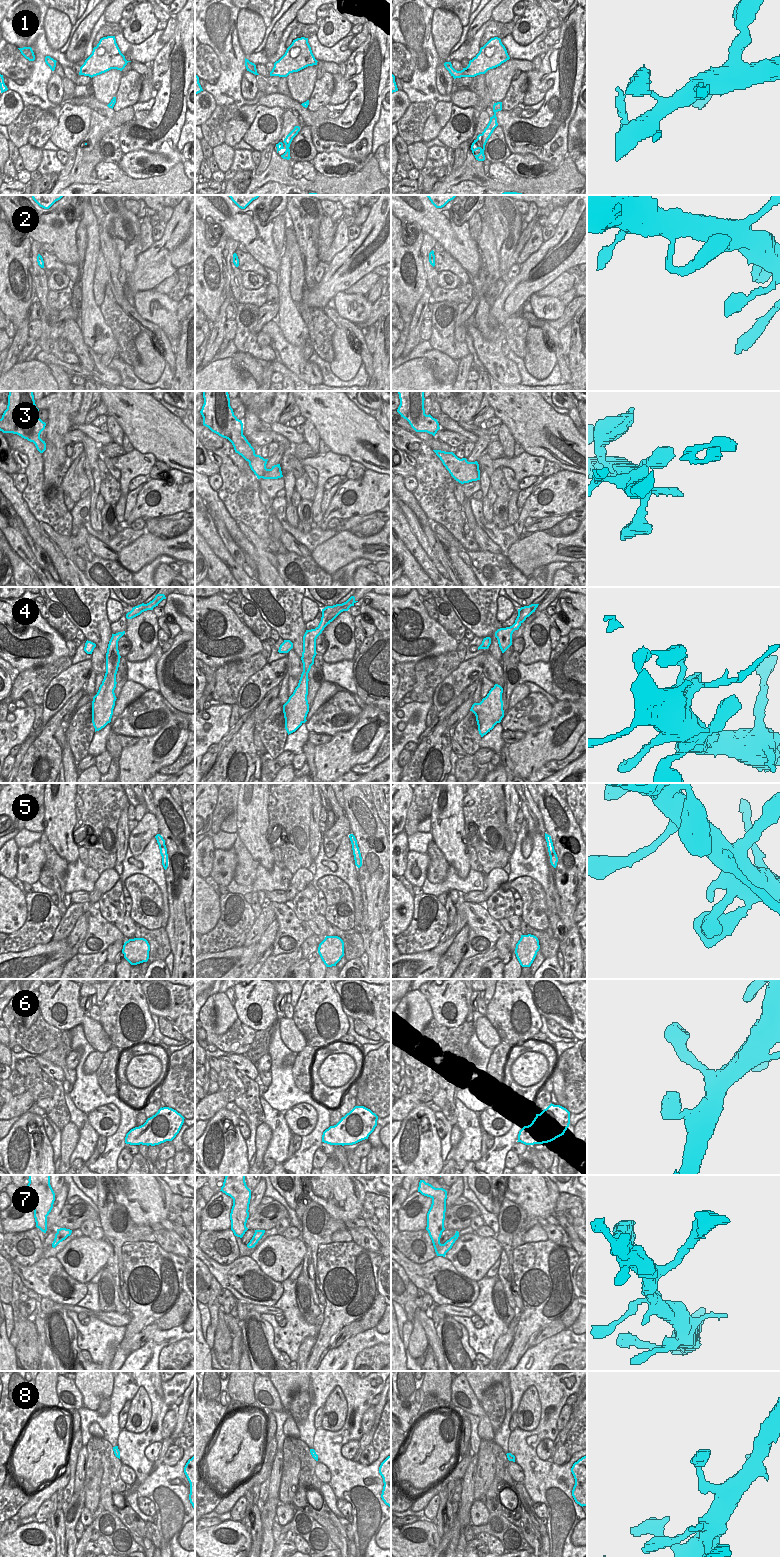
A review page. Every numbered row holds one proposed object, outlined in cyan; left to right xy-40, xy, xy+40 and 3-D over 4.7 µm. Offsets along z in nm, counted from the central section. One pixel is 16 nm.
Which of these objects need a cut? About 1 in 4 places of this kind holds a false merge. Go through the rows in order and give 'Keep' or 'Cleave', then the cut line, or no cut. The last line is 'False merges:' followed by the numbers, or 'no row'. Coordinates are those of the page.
1: Keep. No split
2: Keep. No split
3: Keep. No split
4: Cleave. Split along xy (316, 627), (321, 632)
5: Cleave. Split along xy+40 (549, 852), (554, 866)
6: Keep. No split
7: Keep. No split
8: Keep. No split
False merges: 4, 5.

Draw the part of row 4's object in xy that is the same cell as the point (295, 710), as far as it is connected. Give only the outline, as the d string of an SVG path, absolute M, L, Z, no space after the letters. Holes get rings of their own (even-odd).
M317 628L306 630L303 636L302 663L303 672L301 674L298 686L288 701L283 705L285 718L285 729L289 734L295 732L303 723L305 723L309 712L308 695L308 673L314 664L316 656L316 639L321 634Z

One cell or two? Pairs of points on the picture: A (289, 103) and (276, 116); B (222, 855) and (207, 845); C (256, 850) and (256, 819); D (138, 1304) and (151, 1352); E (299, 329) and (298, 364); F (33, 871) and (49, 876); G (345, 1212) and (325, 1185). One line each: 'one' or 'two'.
A: two
B: two
C: one
D: two
E: two
F: two
G: one

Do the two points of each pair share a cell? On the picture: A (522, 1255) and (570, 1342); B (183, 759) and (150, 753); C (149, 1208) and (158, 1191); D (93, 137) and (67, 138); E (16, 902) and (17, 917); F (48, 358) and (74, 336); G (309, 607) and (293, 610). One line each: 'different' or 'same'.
A: different
B: different
C: same
D: different
E: same
F: different
G: different

